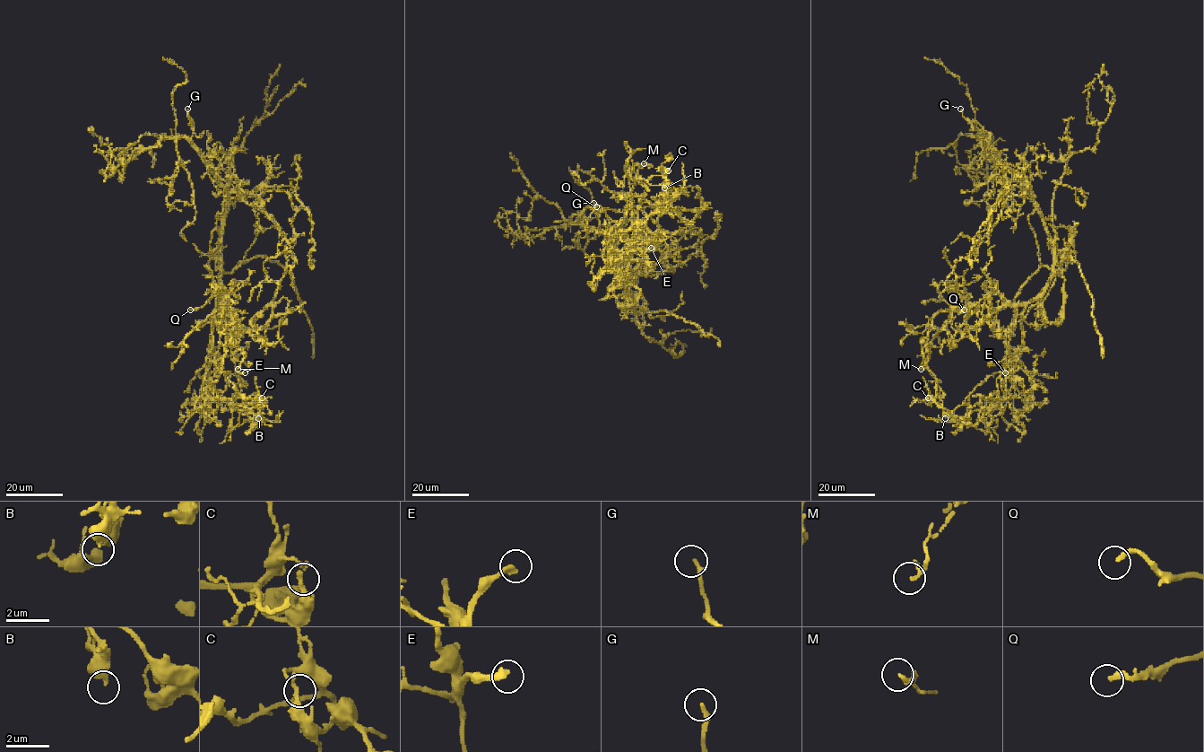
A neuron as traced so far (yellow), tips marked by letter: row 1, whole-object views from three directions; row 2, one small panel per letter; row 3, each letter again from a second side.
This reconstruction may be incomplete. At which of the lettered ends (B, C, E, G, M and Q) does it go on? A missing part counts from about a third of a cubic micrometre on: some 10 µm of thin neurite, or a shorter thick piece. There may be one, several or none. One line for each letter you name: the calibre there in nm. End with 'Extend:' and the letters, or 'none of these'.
E: 280 nm thick
Q: 240 nm thick
Extend: E, Q

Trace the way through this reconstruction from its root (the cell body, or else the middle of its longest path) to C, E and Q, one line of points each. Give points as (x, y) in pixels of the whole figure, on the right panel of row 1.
C: (1052, 252), (1050, 281), (1035, 298), (934, 316), (927, 369), (937, 395), (928, 397)
E: (1052, 252), (1045, 288), (1014, 311), (1016, 324), (1005, 337), (1010, 372), (1005, 372)
Q: (1052, 252), (1050, 281), (1035, 298), (989, 309), (972, 305), (964, 292), (970, 296), (964, 310)

